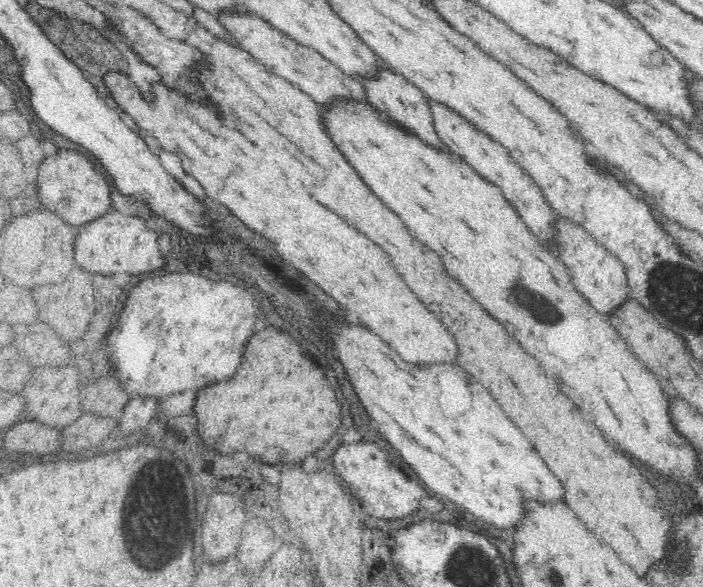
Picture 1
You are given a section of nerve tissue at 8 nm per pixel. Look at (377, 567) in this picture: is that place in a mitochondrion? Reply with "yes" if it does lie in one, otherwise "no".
no

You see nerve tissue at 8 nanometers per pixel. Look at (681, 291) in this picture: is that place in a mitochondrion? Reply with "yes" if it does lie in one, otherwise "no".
yes

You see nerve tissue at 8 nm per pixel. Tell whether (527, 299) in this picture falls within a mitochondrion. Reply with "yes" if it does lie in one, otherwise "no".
yes

